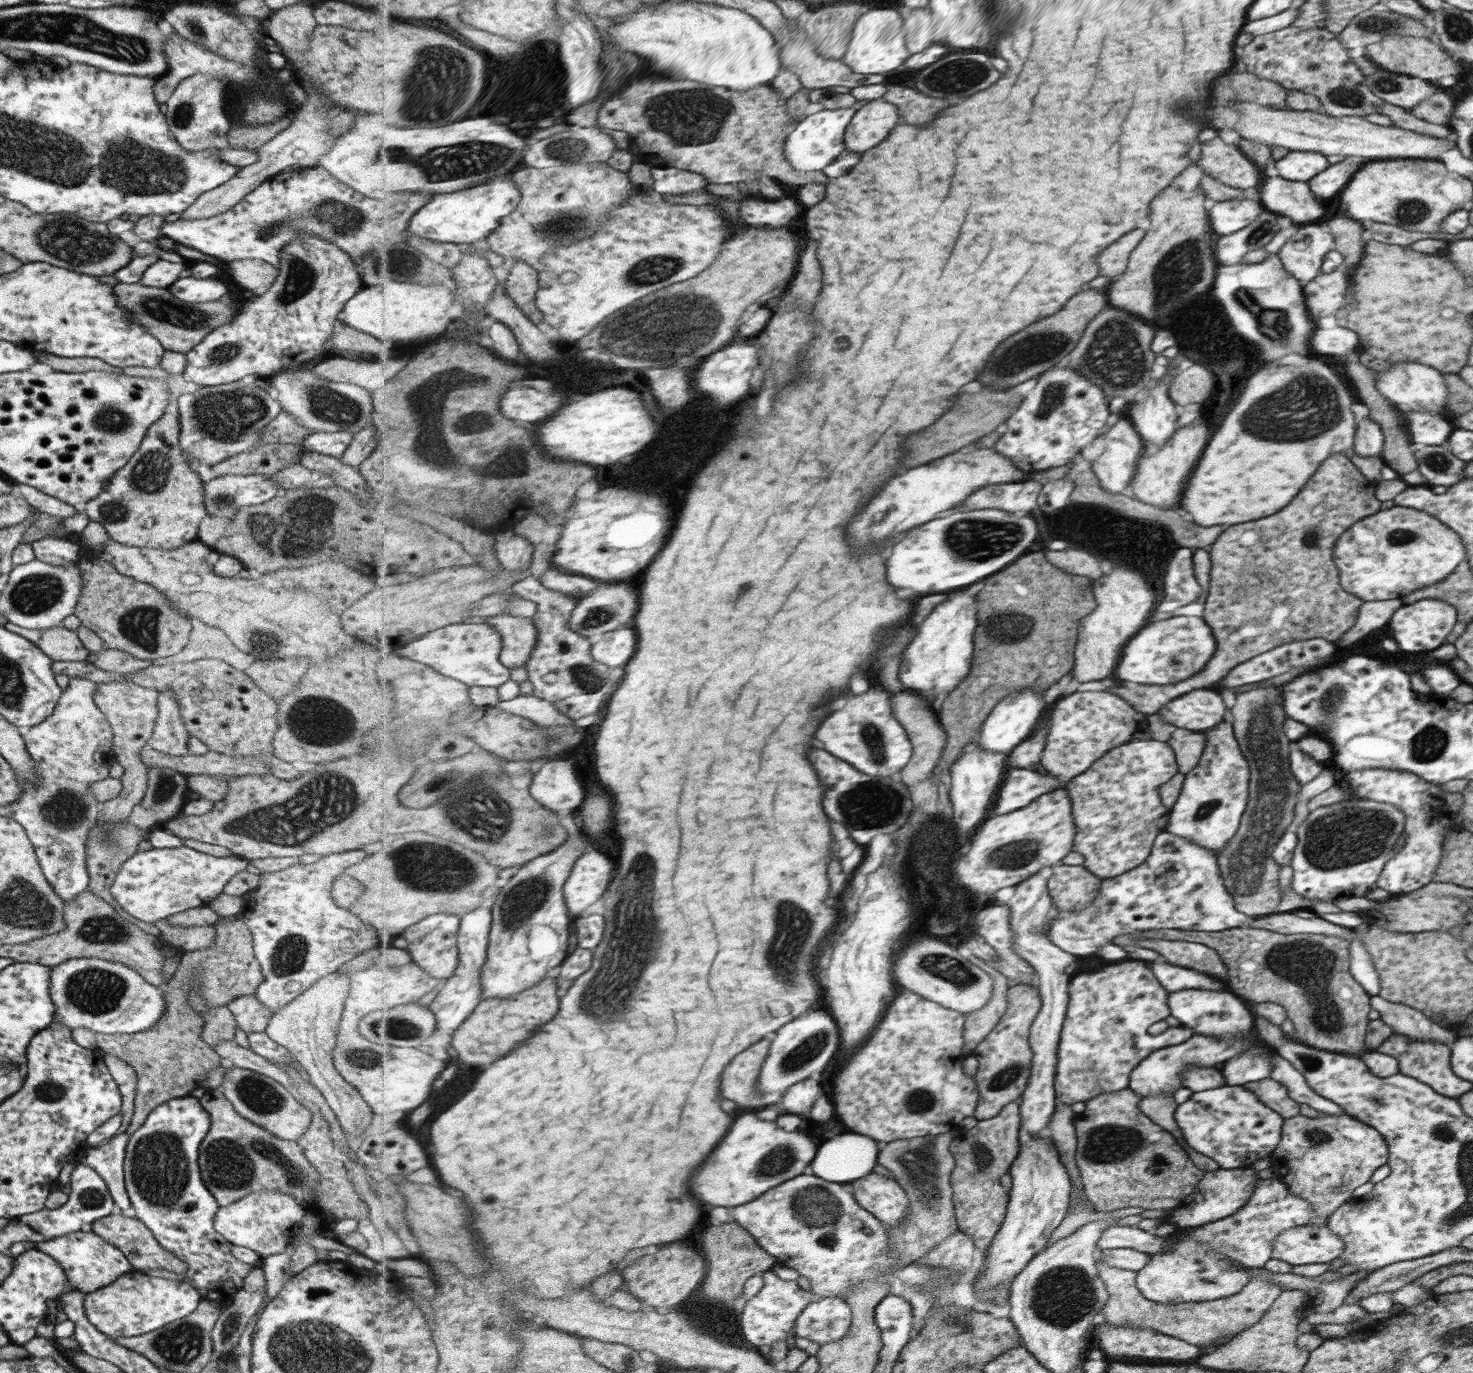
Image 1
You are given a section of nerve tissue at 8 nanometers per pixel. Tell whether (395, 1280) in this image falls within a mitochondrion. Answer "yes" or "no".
no

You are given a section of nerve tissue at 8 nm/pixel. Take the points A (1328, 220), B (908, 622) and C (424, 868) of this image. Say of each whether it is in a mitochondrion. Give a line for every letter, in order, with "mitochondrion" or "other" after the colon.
A: other
B: other
C: mitochondrion

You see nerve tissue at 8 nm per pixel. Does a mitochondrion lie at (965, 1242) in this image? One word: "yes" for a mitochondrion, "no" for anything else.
no

